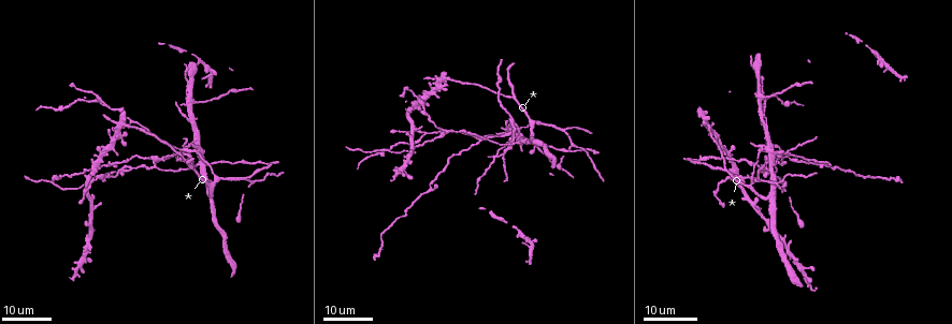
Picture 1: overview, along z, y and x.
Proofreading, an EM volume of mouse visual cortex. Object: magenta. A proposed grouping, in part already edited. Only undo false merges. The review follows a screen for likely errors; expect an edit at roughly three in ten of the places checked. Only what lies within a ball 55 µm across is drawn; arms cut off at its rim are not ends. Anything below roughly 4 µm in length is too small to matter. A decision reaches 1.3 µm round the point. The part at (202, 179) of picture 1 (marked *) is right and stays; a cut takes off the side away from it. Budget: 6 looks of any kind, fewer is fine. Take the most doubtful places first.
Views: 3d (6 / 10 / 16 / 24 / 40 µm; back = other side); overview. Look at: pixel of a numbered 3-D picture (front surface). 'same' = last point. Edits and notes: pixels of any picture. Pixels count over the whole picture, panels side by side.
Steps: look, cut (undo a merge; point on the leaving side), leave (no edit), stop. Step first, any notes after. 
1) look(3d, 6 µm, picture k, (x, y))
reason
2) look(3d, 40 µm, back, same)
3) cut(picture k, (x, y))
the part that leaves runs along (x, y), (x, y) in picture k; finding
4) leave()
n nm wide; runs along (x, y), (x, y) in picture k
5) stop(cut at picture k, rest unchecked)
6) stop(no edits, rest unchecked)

look(3d, 24 µm, picture 1, (496, 157))

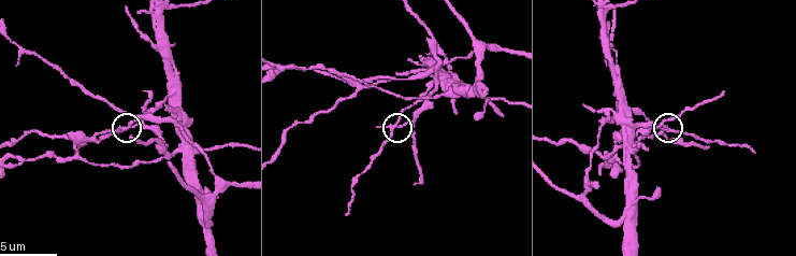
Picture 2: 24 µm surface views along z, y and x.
look(3d, 10 µm, picture 2, (124, 127))

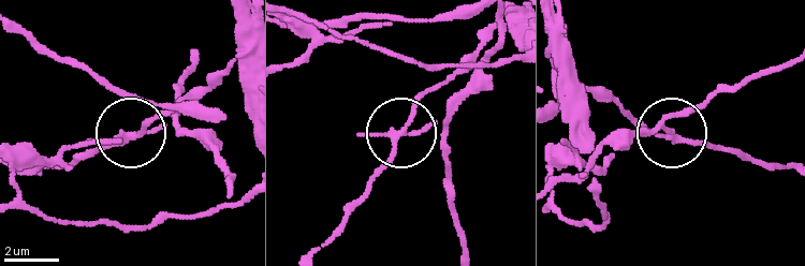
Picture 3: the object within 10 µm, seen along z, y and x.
look(3d, 6 µm, picture 3, (669, 136))

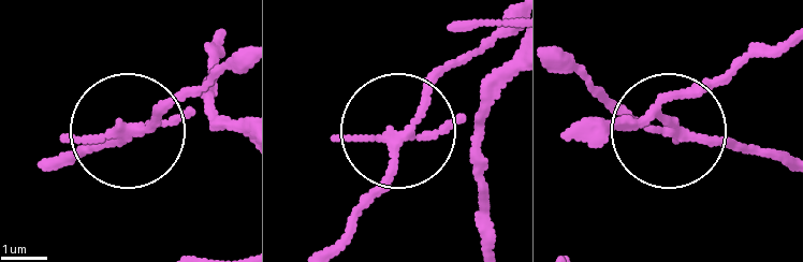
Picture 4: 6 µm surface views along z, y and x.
cut(picture 4, (188, 112))
side arm 10 µm; the part that leaves runs along (126, 127), (218, 115), (245, 134) in picture 4; two neurons meet here

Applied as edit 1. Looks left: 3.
look(3d, 16 µm, picture 1, (761, 181))
three arms meet

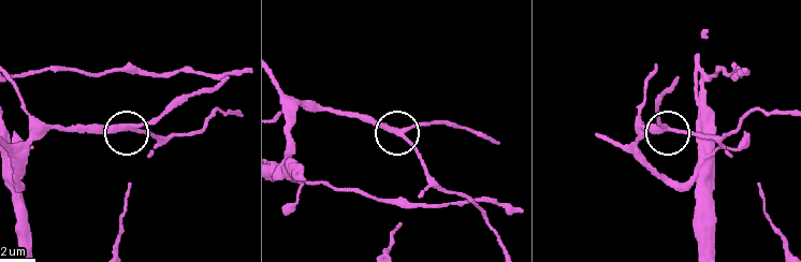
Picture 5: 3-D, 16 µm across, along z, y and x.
look(3d, 10 µm, picture 5, (134, 127))

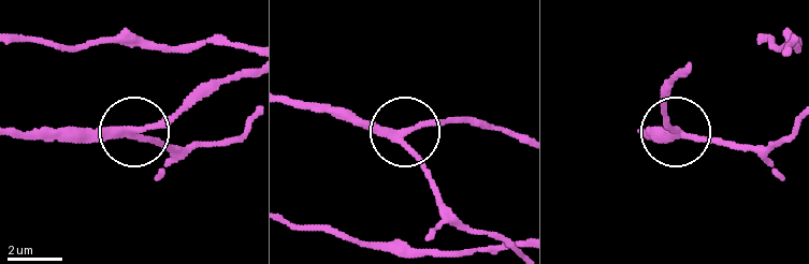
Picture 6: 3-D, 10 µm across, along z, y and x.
leave()
side arm 7 µm; runs along (23, 136), (140, 129), (175, 120), (200, 101) in picture 6; all the same neuron

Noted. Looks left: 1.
look(3d, 10 µm, picture 2, (4, 37))
sudden change in width

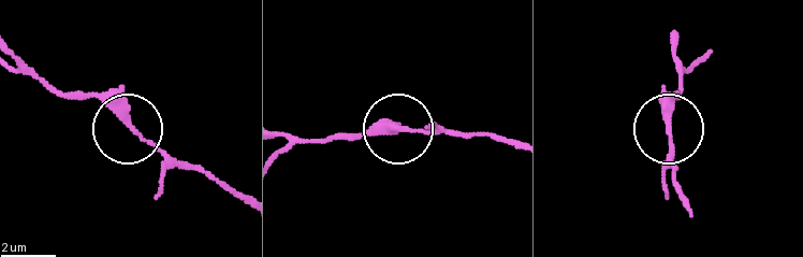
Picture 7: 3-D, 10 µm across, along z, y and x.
leave()
runs along (239, 199), (198, 171), (170, 163), (101, 104), (75, 93) in picture 7; all the same neuron

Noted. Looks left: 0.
stop(cut at picture 4, rest unchecked)

